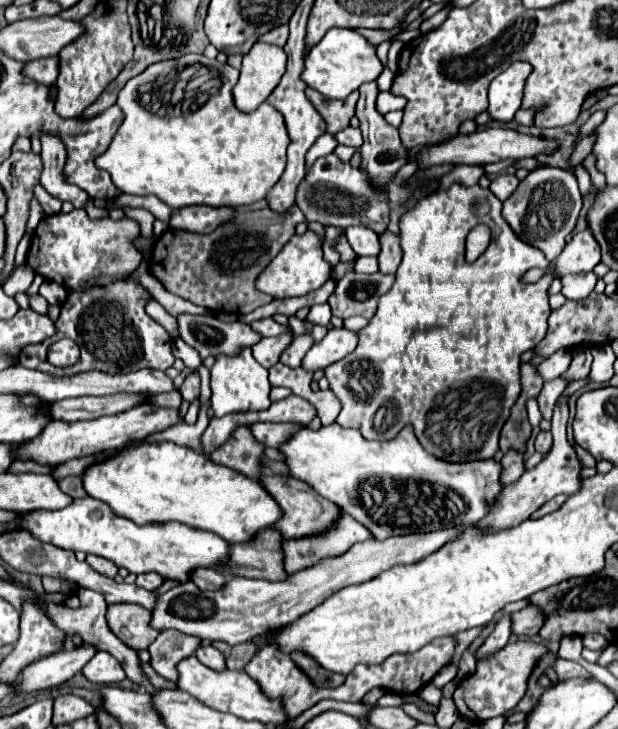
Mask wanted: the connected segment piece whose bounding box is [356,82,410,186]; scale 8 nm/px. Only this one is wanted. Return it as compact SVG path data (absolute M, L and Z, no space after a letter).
M376 82L360 86L360 100L358 100L358 106L356 106L356 116L360 120L360 130L362 130L362 136L364 136L364 144L360 148L360 152L362 152L362 168L366 168L366 172L372 176L370 178L372 184L382 186L382 184L388 182L388 178L392 174L396 174L410 160L410 152L400 142L398 130L394 126L390 126L384 120L382 114L378 114L378 110L376 110L376 94L378 94Z

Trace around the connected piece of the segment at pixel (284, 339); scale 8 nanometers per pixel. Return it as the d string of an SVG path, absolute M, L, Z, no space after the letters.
M292 328L276 338L262 338L258 344L252 346L252 352L254 352L254 358L264 366L264 368L272 368L278 360L280 360L280 354L284 352L284 348L288 348L288 344L294 340L294 332Z

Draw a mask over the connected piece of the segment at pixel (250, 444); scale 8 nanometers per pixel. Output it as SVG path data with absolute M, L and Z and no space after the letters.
M242 426L242 428L236 428L236 432L232 432L232 436L210 454L210 458L216 464L234 468L258 480L262 472L262 466L260 466L262 452L264 452L264 446L252 436L252 432L246 426Z

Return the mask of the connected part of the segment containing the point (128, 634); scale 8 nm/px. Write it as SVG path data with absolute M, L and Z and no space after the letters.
M110 604L106 620L110 630L134 650L146 650L160 634L150 626L152 614L138 604Z

